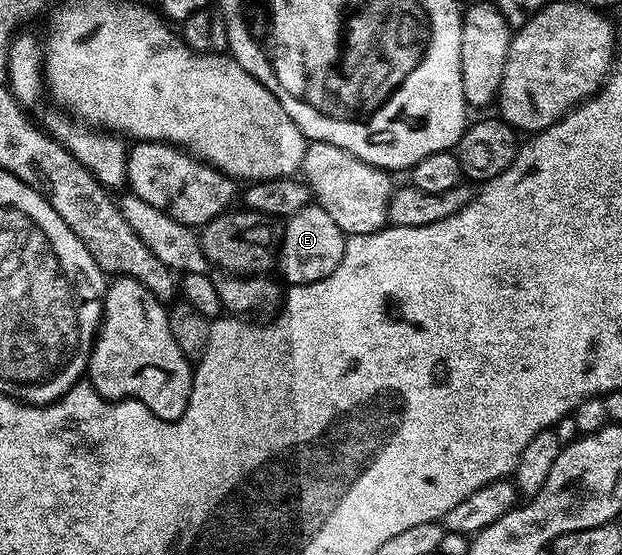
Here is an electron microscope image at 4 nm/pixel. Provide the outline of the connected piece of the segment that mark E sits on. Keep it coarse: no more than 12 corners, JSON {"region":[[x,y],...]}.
{"region":[[312,201],[282,224],[288,284],[329,277],[348,236]]}

